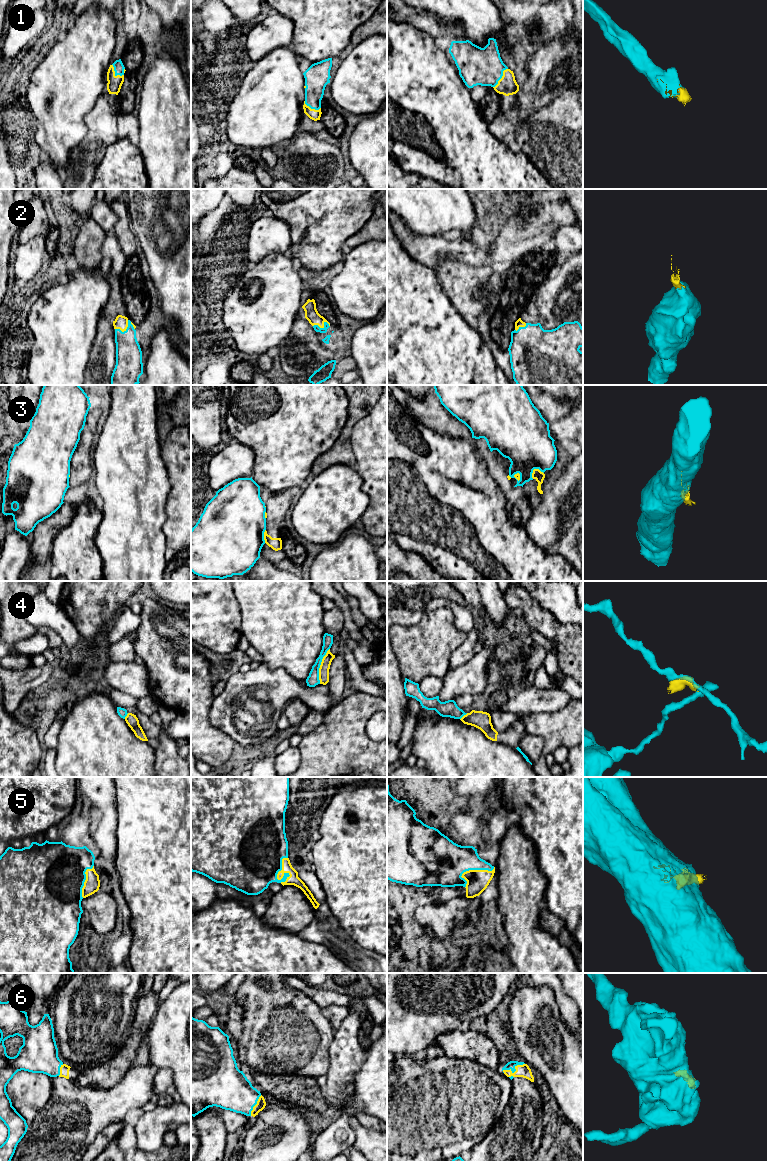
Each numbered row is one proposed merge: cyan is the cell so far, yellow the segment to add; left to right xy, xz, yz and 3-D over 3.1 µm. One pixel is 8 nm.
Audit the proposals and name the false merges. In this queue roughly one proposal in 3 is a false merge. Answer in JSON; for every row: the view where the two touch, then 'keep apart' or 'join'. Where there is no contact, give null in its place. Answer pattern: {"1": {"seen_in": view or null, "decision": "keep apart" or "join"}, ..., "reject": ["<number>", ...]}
{"1": {"seen_in": "yz", "decision": "join"}, "2": {"seen_in": "xz", "decision": "join"}, "3": {"seen_in": "yz", "decision": "keep apart"}, "4": {"seen_in": "xz", "decision": "keep apart"}, "5": {"seen_in": "xz", "decision": "join"}, "6": {"seen_in": "yz", "decision": "join"}, "reject": ["3", "4"]}

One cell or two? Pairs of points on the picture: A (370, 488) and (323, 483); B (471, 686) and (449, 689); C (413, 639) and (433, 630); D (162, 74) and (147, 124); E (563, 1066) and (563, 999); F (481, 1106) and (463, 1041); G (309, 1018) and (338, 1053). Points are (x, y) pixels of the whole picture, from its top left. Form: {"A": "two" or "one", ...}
{"A": "two", "B": "one", "C": "one", "D": "one", "E": "one", "F": "two", "G": "two"}

